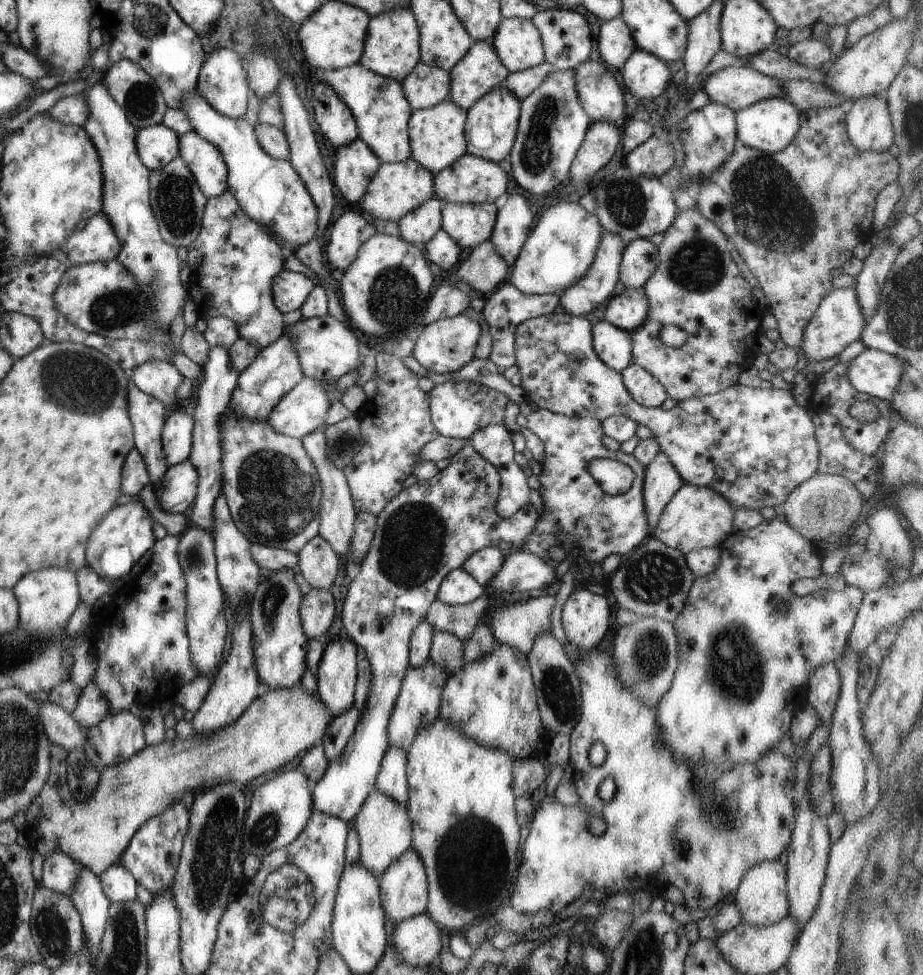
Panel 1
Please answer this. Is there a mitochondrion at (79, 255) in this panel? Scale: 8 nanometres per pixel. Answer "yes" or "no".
no

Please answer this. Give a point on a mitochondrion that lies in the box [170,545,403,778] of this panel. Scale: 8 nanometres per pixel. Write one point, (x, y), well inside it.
(272, 596)

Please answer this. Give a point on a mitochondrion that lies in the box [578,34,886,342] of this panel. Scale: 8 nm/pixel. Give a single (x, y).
(778, 214)

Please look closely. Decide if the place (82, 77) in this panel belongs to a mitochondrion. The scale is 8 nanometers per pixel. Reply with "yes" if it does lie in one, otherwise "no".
no

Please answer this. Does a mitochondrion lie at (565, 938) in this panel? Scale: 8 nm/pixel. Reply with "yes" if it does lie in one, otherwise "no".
no

